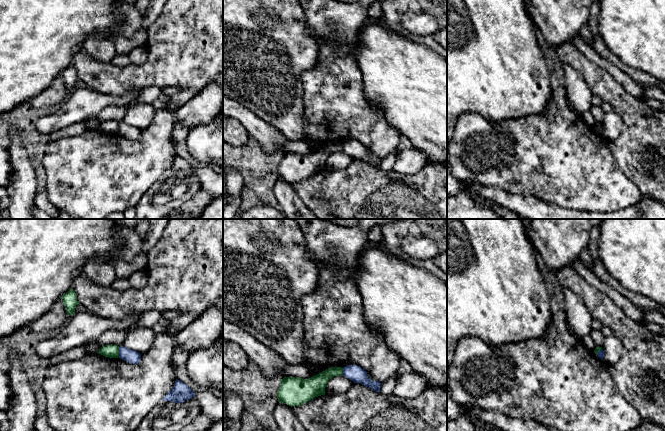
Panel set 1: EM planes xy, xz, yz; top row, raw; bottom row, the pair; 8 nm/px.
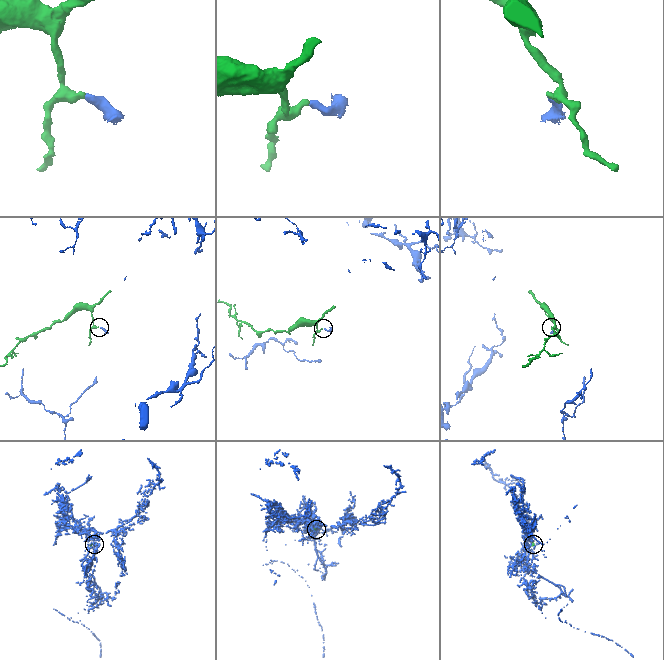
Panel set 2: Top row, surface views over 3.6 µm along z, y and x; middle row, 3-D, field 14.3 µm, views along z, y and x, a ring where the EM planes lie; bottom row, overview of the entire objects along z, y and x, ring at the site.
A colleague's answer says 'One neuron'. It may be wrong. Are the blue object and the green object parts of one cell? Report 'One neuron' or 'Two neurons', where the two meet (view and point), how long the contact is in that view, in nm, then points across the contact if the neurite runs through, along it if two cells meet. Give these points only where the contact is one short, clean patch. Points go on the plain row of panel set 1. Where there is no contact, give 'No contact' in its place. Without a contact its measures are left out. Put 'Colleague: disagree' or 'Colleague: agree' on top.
Colleague: disagree
Two neurons. Touches blue at xy (118, 128). Shared border 80 nm. Boundary: xy (119, 123), (117, 132)

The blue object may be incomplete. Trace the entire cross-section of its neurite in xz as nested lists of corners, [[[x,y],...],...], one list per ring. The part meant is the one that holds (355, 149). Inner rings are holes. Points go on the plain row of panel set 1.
[[[347,141],[342,145],[342,152],[350,155],[354,159],[360,159],[373,167],[380,168],[381,159],[368,154],[367,148],[357,141]]]

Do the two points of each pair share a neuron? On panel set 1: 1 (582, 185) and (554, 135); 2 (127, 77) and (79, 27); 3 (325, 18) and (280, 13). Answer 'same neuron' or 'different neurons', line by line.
1: same neuron
2: different neurons
3: different neurons

